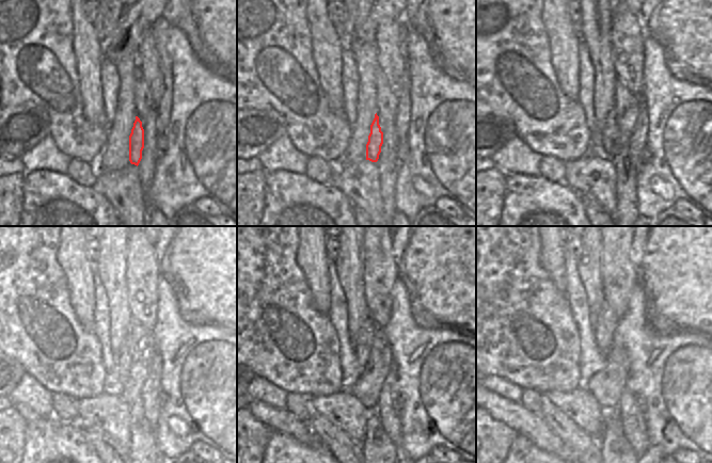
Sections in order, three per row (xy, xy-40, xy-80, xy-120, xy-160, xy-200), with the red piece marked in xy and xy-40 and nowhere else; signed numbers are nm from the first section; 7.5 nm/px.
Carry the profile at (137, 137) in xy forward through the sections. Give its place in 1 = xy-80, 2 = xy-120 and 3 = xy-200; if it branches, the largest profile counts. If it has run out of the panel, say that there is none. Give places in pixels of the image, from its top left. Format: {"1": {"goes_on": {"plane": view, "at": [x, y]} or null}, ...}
{"1": {"goes_on": {"plane": "xy-80", "at": [610, 134]}}, "2": {"goes_on": {"plane": "xy-120", "at": [116, 377]}}, "3": {"goes_on": {"plane": "xy-200", "at": [606, 320]}}}

